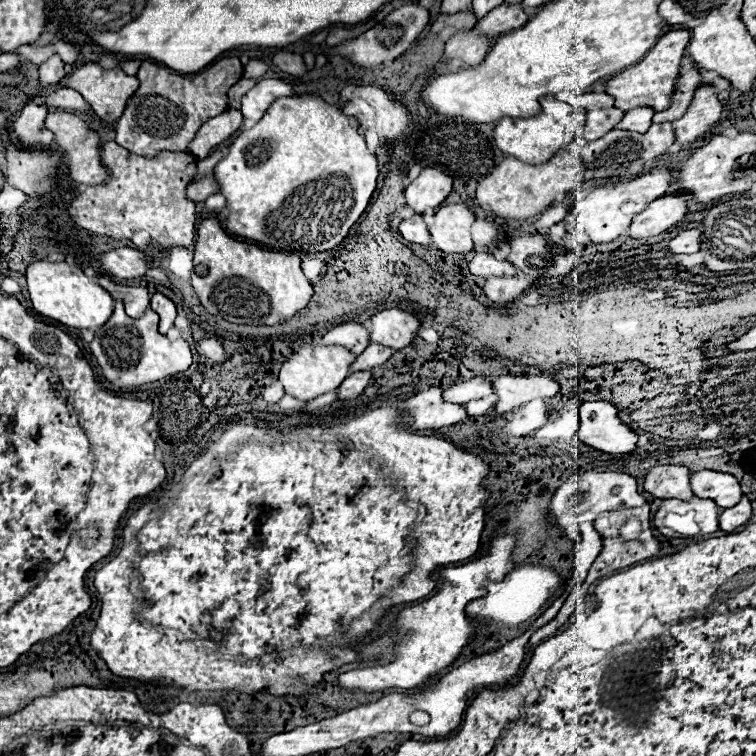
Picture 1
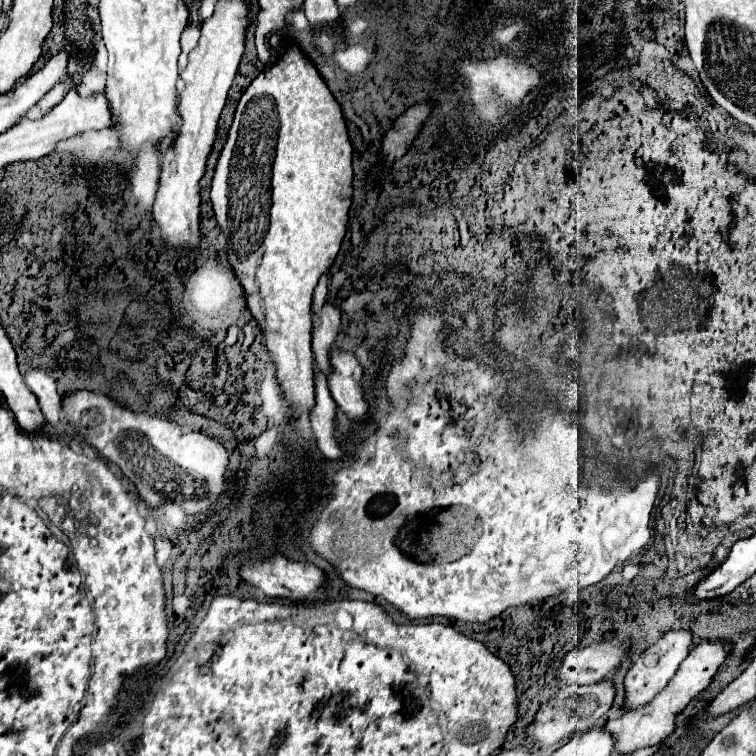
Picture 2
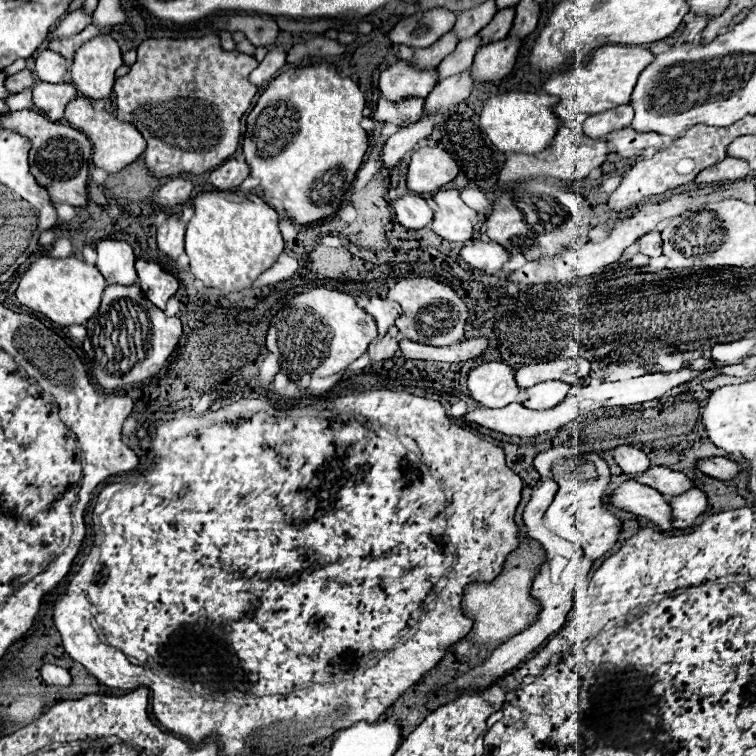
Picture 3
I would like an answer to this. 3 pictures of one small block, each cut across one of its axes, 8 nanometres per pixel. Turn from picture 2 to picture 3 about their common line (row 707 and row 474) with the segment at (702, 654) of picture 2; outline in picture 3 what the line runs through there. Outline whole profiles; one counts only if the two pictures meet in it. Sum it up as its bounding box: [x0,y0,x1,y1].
[634,464,694,496]

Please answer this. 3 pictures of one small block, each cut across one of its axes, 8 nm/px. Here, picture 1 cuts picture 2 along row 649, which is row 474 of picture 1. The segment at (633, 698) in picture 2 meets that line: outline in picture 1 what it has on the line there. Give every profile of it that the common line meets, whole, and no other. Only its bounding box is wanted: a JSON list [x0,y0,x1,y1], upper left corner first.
[644,464,694,500]

